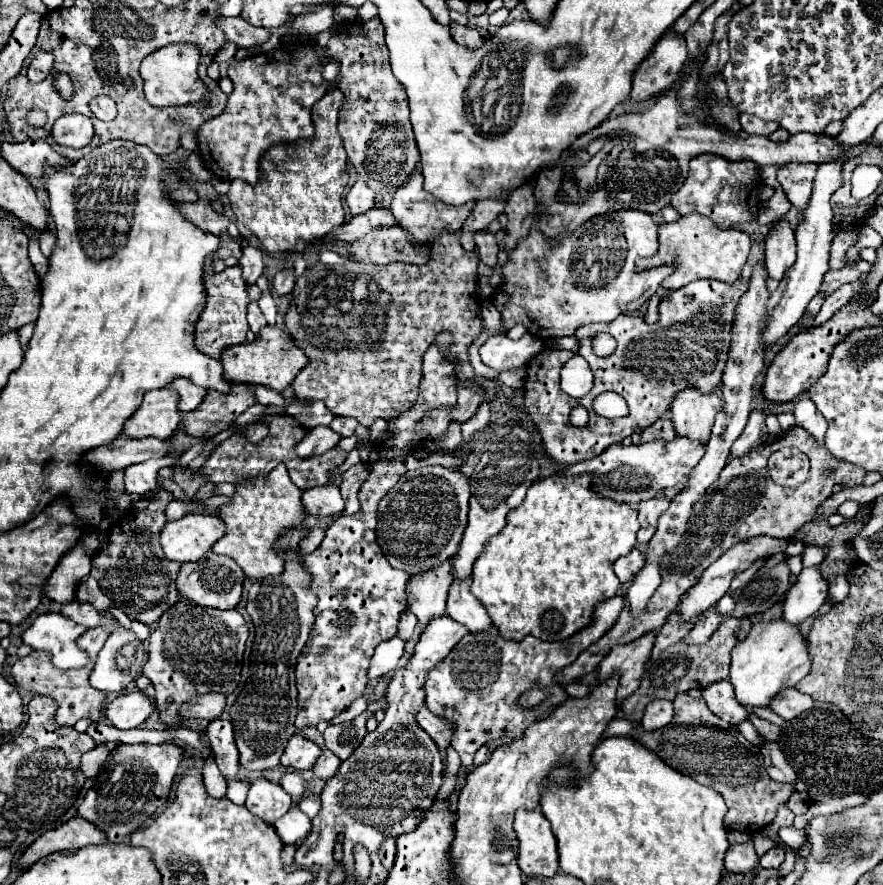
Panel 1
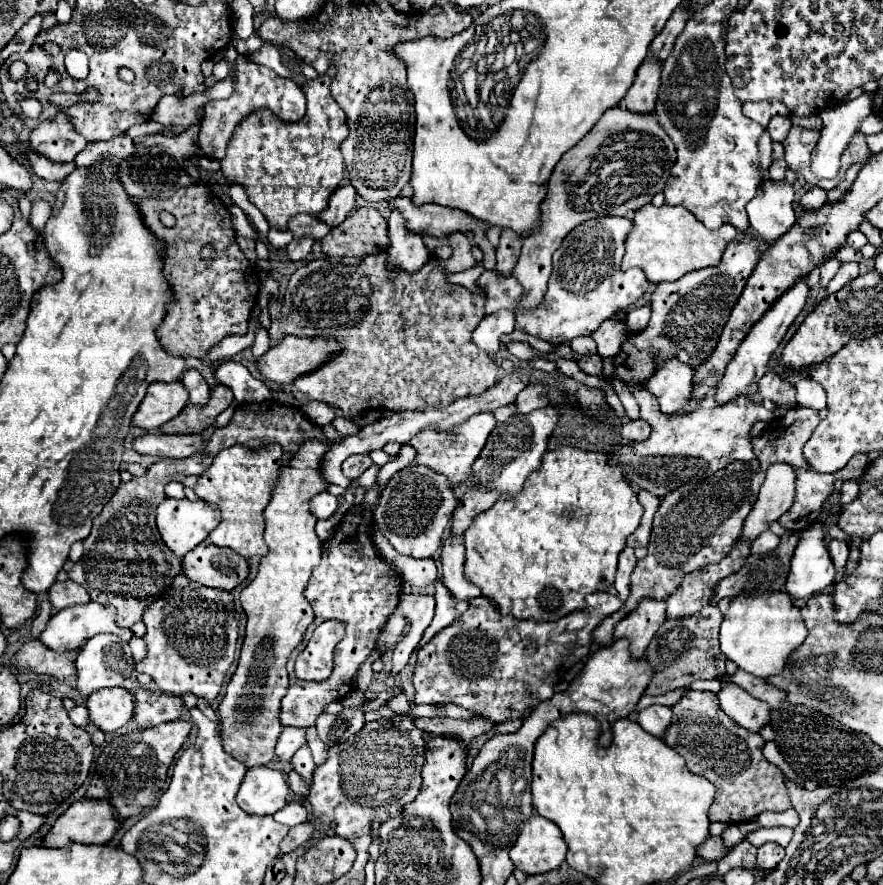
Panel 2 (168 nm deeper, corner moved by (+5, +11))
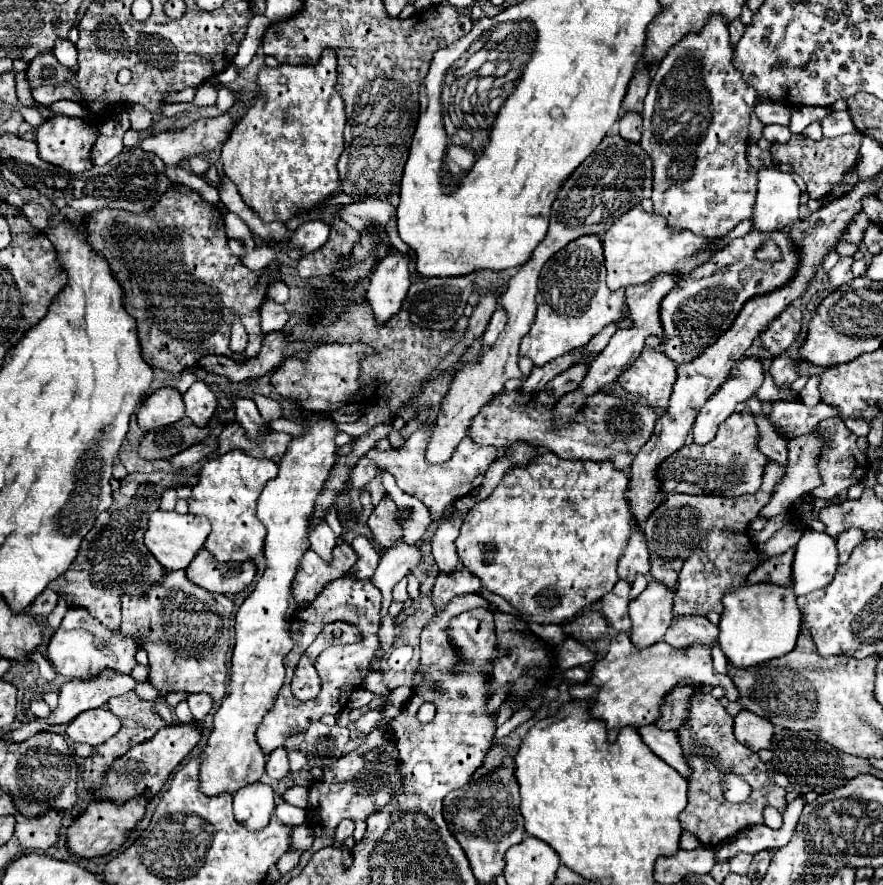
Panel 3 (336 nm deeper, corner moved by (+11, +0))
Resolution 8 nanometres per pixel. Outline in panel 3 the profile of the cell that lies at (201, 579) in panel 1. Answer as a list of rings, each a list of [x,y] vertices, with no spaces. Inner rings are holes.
[[[203,548],[189,568],[185,568],[187,578],[215,594],[233,596],[237,592],[243,592],[255,578],[255,564],[253,562],[241,562],[241,564],[221,564],[209,552]]]

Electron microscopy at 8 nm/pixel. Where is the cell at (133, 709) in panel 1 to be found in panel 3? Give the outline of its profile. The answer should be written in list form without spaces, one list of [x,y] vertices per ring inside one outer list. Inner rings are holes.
[[[93,708],[89,712],[81,712],[77,720],[69,722],[67,736],[73,742],[85,742],[91,746],[99,746],[109,740],[121,728],[121,720],[107,712],[107,708]]]

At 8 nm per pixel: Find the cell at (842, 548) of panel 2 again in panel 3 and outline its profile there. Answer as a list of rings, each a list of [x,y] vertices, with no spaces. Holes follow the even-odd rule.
[[[847,530],[837,538],[837,550],[839,550],[839,564],[847,562],[851,556],[851,550],[863,542],[861,530]]]

